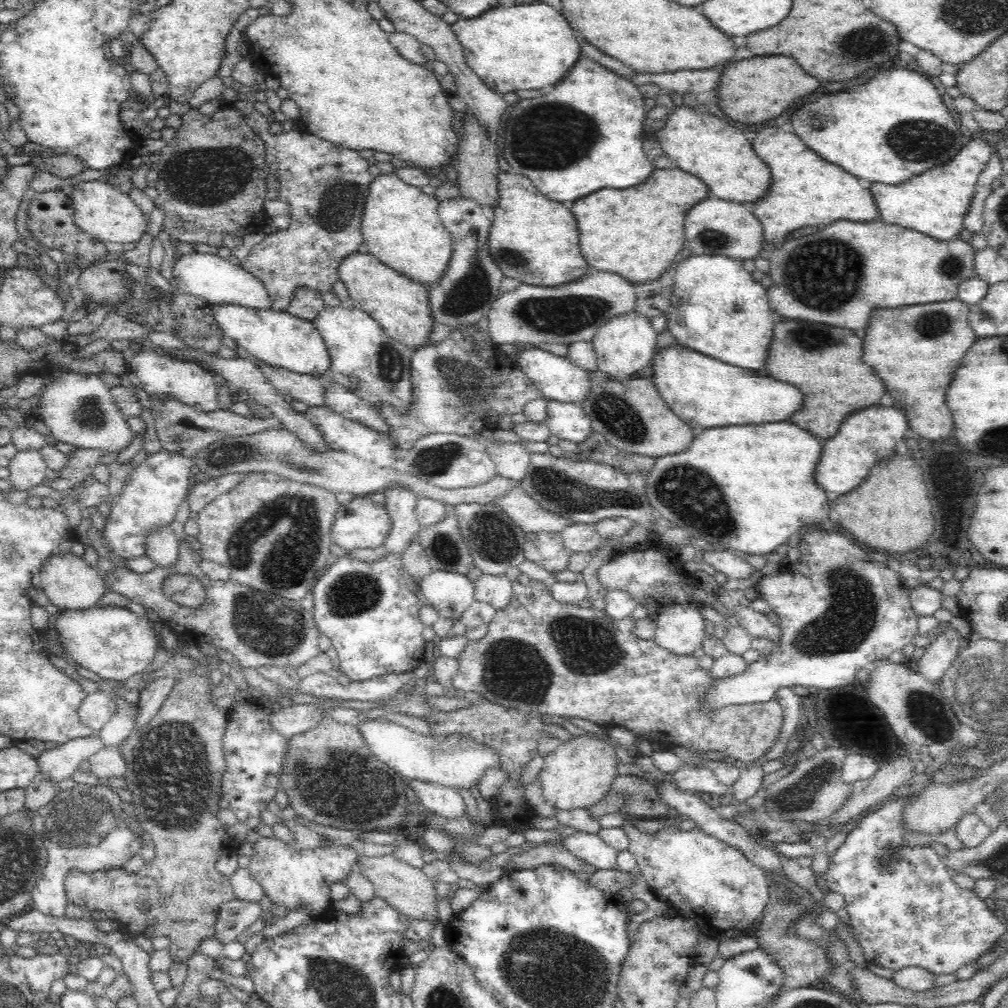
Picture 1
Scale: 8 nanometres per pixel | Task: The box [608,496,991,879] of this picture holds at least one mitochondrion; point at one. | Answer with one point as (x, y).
(852, 617)

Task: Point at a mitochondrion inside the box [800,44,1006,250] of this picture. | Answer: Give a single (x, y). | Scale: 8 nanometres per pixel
(927, 141)

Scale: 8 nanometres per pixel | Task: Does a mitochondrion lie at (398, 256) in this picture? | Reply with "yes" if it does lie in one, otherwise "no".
no

